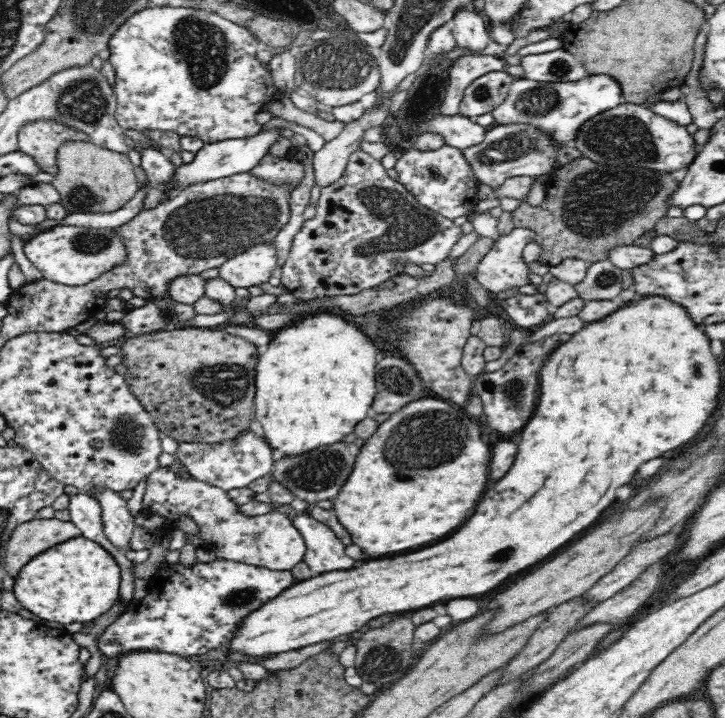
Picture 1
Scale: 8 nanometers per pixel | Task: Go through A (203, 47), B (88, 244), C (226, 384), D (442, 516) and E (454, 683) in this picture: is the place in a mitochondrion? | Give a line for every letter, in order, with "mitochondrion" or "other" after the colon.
A: mitochondrion
B: mitochondrion
C: mitochondrion
D: other
E: other

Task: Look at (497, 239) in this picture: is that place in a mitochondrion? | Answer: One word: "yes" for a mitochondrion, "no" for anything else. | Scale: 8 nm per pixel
no

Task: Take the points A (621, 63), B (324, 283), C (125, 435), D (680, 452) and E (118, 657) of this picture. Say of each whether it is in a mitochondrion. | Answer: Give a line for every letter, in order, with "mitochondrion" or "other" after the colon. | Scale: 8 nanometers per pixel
A: other
B: other
C: mitochondrion
D: other
E: other

